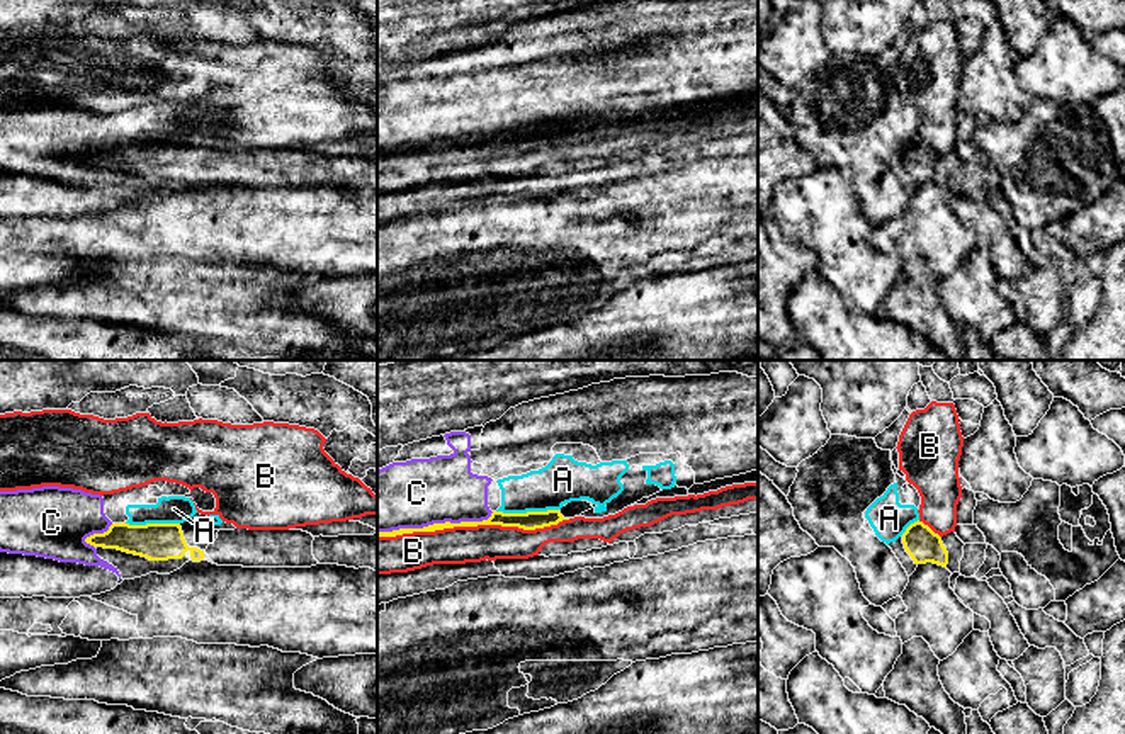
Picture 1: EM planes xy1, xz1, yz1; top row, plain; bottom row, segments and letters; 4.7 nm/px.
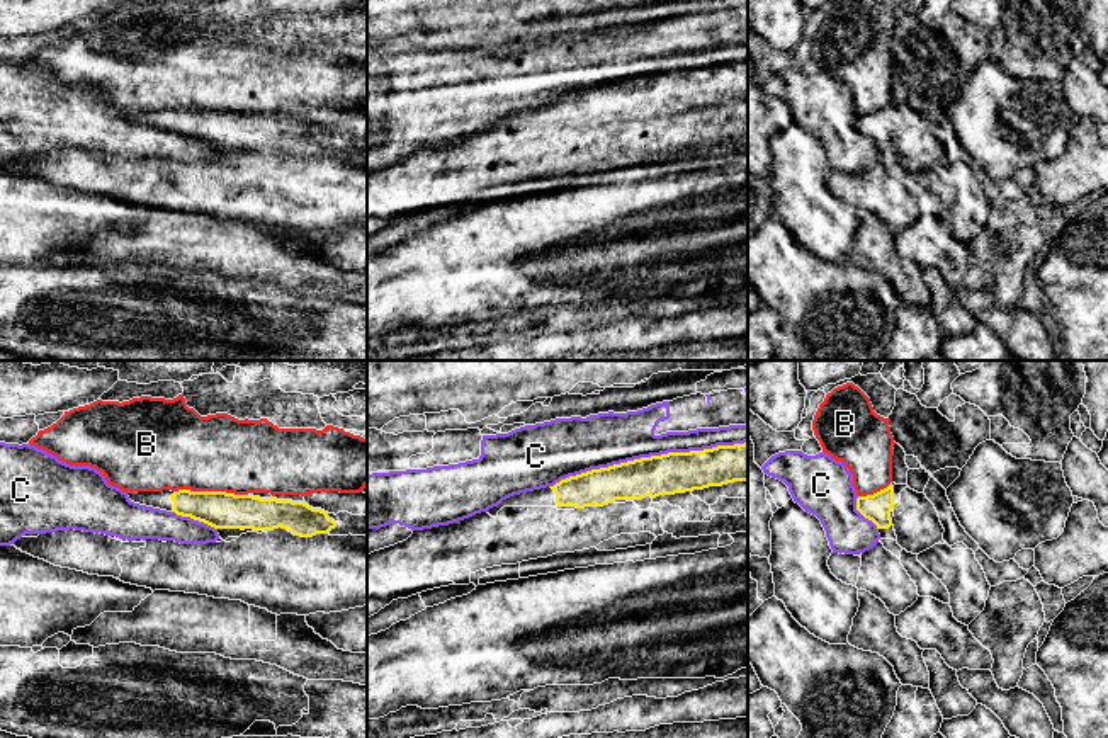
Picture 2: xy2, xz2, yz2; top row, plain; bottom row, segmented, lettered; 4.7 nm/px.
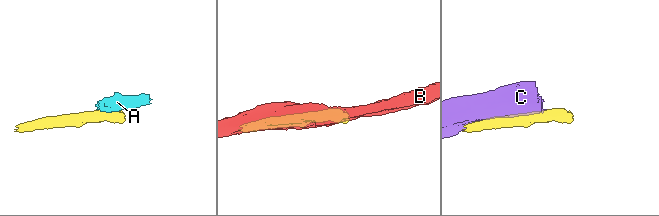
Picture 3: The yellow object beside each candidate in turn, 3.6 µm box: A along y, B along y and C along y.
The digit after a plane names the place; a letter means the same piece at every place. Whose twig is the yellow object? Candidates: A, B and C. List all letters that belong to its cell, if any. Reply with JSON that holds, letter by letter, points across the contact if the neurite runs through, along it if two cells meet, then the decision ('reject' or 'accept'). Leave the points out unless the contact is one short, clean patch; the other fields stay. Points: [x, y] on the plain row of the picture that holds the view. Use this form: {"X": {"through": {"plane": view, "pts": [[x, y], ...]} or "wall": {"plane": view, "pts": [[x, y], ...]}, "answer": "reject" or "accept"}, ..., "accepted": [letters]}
{"A": {"wall": {"plane": "xz1", "pts": [[558, 128], [497, 131]]}, "answer": "reject"}, "B": {"answer": "reject"}, "C": {"answer": "reject"}, "accepted": []}

